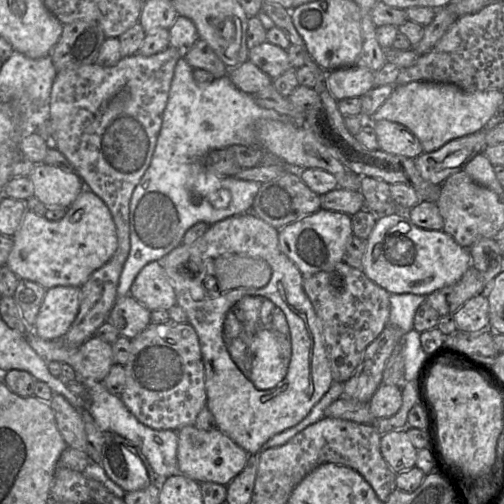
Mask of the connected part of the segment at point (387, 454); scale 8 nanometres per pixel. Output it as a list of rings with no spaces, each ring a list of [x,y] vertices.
[[[406,429],[382,435],[380,450],[389,467],[397,474],[416,466],[418,450],[411,443]]]

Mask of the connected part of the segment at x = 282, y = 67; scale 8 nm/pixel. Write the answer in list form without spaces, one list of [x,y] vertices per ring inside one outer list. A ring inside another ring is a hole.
[[[265,41],[248,51],[249,60],[272,80],[292,68],[286,49]]]

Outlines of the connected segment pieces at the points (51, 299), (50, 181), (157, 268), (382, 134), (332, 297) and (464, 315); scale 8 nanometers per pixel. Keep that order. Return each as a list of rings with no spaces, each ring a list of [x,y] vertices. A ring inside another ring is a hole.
[[[56,286],[48,289],[33,332],[44,340],[61,340],[78,315],[80,295],[81,288],[75,286]]]
[[[37,164],[29,176],[34,195],[46,206],[69,208],[85,185],[79,175],[57,166]]]
[[[160,261],[147,264],[130,288],[130,296],[148,310],[169,310],[177,305],[175,290]]]
[[[378,120],[372,125],[380,150],[413,159],[424,152],[416,135],[402,124],[389,120]]]
[[[344,261],[331,270],[304,276],[303,289],[320,323],[333,381],[345,383],[362,361],[368,345],[387,326],[391,294],[369,279],[362,269],[351,267]]]
[[[486,293],[467,300],[455,313],[457,331],[478,332],[489,328],[489,301]]]

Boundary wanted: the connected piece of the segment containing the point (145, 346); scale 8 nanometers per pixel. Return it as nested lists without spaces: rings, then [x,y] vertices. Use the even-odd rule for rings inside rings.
[[[152,323],[131,339],[129,359],[124,366],[126,384],[119,395],[130,412],[144,425],[155,430],[179,430],[194,425],[197,415],[207,404],[204,364],[199,339],[188,323]]]

